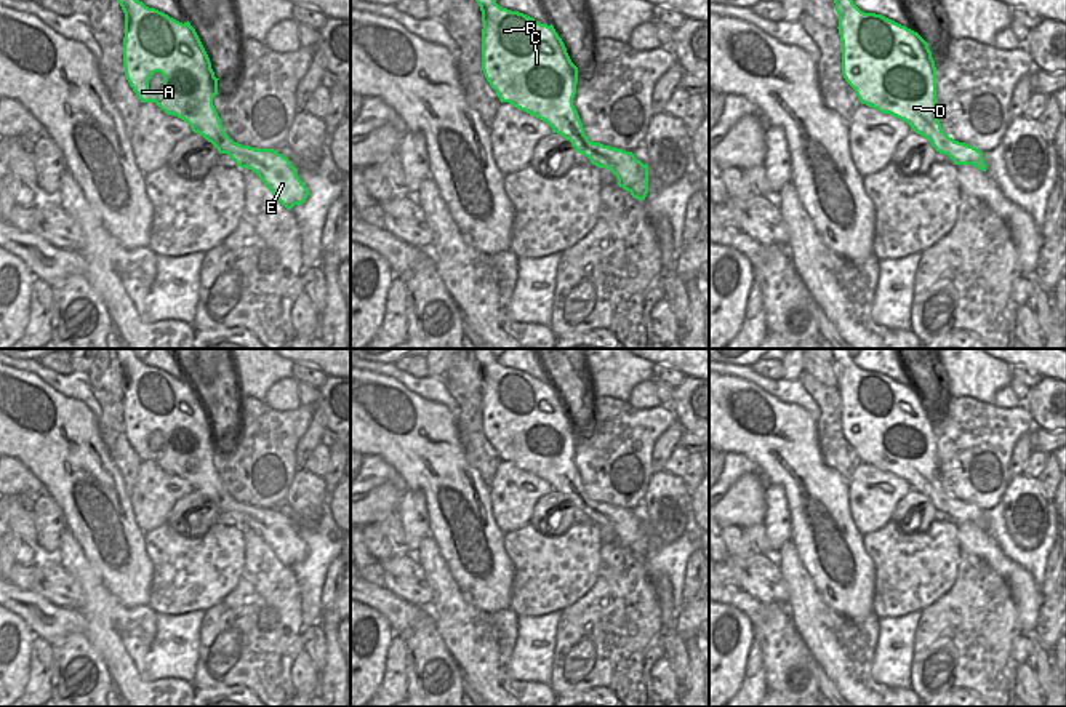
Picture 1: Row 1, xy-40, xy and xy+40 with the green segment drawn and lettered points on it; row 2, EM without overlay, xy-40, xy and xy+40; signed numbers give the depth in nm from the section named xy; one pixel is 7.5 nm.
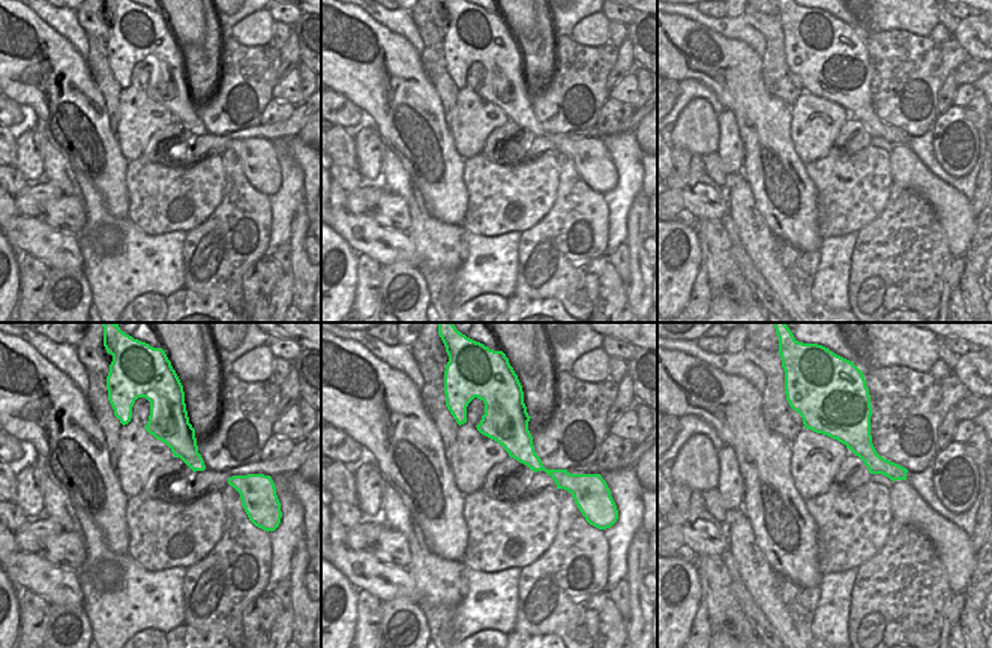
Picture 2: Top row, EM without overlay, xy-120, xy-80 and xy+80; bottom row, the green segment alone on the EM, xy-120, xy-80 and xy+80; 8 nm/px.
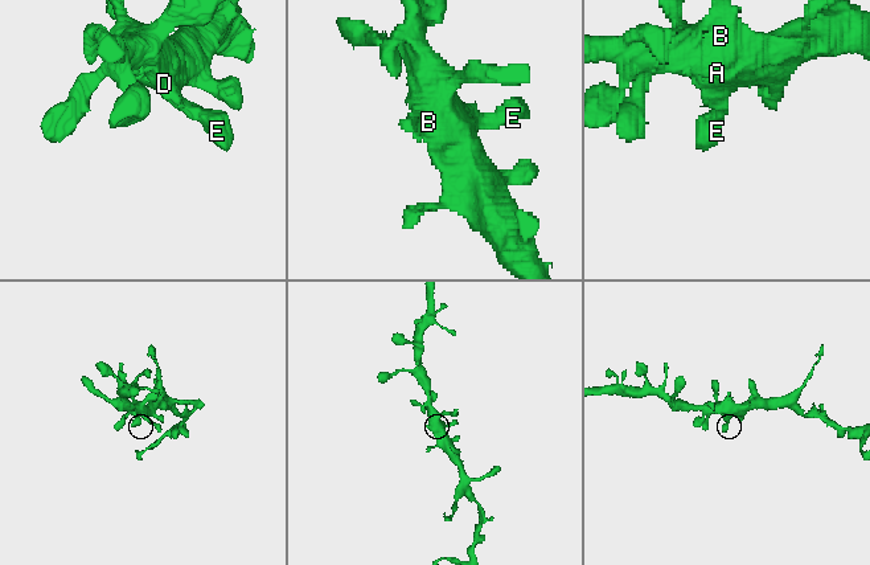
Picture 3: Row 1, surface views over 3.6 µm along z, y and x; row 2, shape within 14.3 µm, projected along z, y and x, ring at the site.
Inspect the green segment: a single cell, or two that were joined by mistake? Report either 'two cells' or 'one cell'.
one cell

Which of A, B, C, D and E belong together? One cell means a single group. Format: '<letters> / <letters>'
A B C D E

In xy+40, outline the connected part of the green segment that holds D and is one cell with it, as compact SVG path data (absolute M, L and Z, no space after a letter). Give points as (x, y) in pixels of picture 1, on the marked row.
M834 0L834 3L842 42L842 75L860 102L906 122L954 165L973 165L986 171L981 150L954 141L941 128L936 110L936 67L928 43L906 26L882 14L861 11L853 0Z

